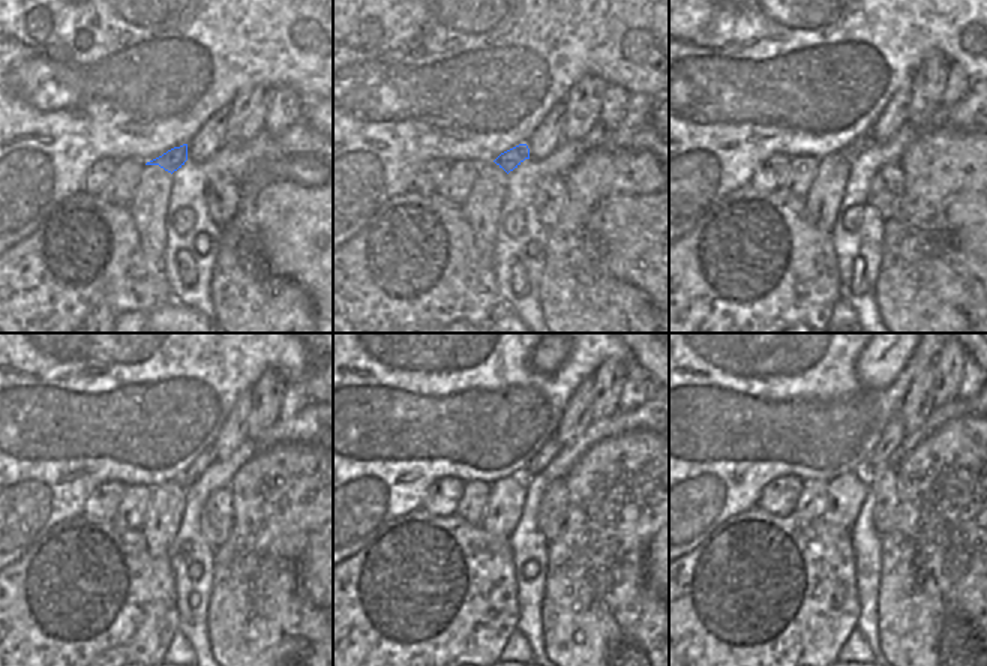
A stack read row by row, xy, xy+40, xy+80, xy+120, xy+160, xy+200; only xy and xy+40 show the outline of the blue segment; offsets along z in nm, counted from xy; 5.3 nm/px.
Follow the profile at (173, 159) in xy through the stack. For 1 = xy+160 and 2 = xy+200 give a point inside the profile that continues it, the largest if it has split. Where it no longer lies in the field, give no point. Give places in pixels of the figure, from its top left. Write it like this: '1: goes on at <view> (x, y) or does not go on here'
1: goes on at xy+160 (548, 453)
2: goes on at xy+200 (893, 435)

